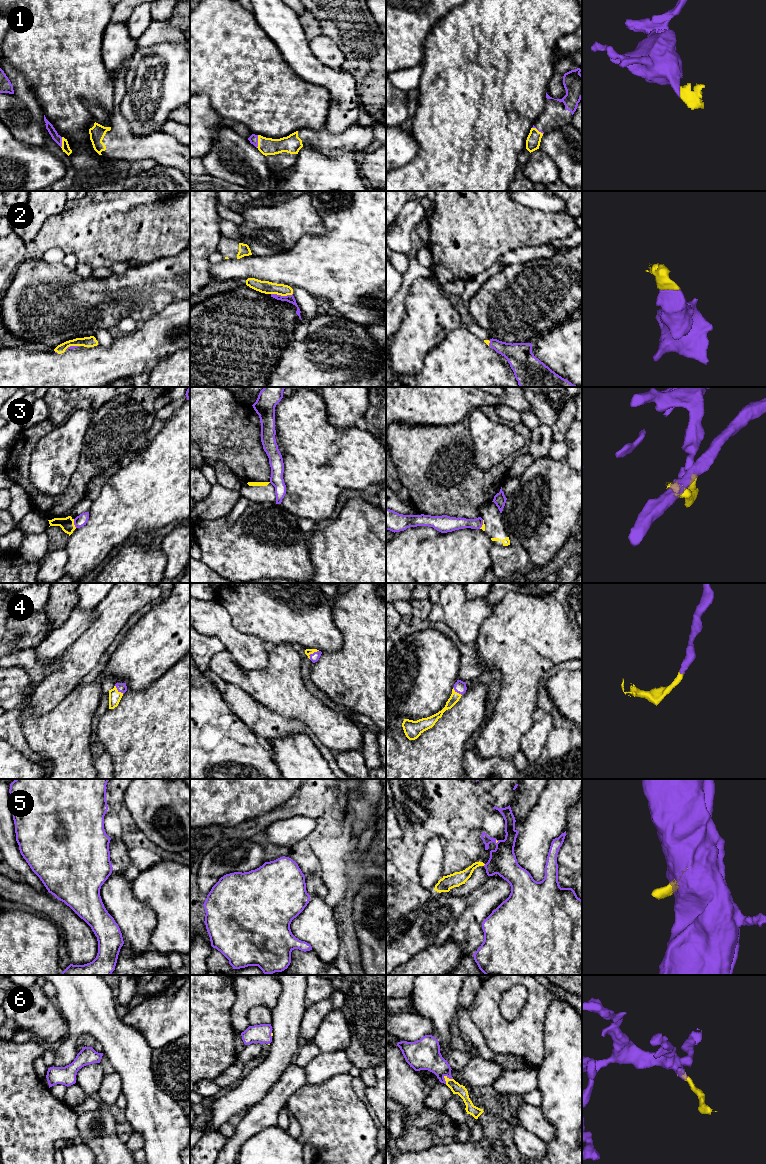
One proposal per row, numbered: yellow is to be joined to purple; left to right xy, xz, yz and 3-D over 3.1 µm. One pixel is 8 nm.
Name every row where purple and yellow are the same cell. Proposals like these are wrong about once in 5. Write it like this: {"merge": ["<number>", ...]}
{"merge": ["1", "2", "4", "6"]}

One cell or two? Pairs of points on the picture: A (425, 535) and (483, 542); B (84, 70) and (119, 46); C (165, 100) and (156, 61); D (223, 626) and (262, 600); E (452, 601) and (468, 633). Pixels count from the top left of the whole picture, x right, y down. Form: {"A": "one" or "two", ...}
{"A": "one", "B": "two", "C": "one", "D": "two", "E": "one"}

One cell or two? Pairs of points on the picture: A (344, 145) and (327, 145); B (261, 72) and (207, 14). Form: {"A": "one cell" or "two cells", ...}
{"A": "one cell", "B": "one cell"}

